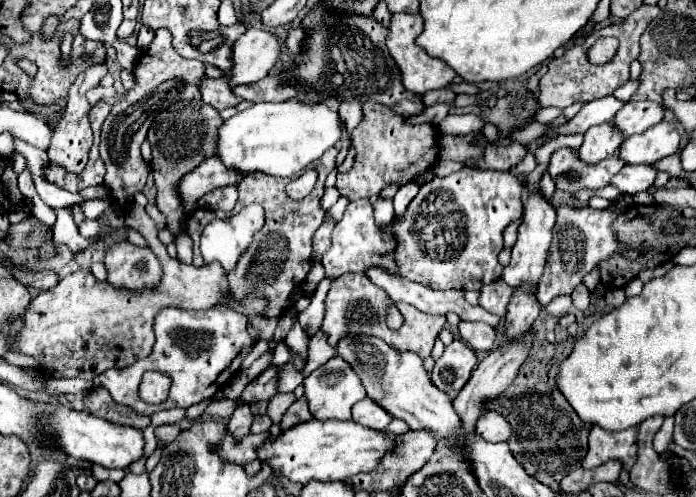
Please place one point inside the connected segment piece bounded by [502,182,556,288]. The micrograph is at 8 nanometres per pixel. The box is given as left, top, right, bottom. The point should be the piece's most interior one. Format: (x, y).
(528, 258)

